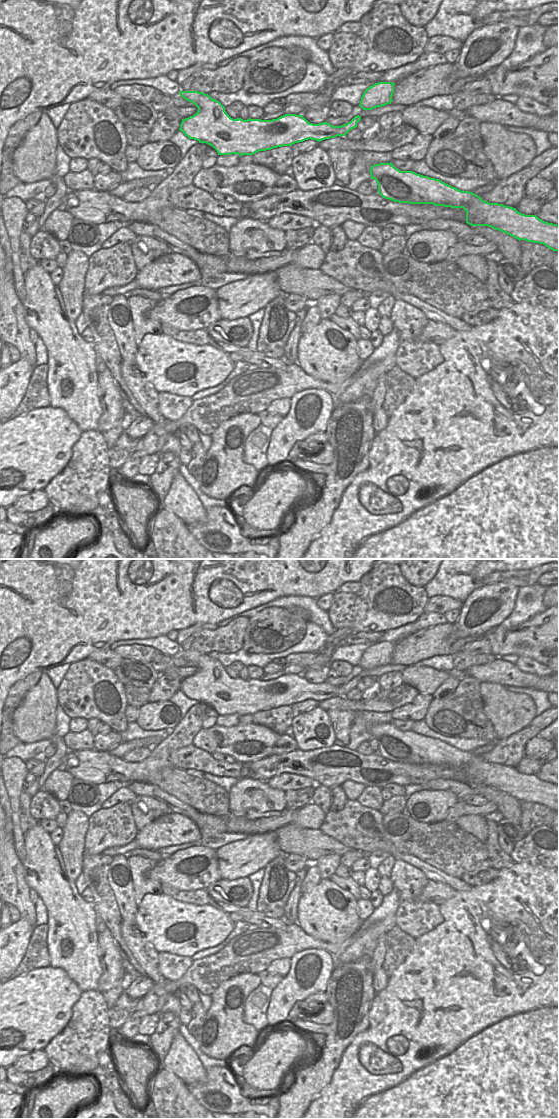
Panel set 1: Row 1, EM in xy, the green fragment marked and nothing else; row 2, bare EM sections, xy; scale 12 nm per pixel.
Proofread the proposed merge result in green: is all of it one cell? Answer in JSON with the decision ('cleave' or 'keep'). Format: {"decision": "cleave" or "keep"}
{"decision": "keep"}

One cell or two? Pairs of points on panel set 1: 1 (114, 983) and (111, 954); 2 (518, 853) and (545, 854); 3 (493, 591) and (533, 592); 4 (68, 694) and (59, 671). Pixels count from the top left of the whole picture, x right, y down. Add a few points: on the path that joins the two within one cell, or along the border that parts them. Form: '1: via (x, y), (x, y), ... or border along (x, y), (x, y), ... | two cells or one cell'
1: via (112, 976), (111, 961) | one cell
2: via (525, 853), (538, 853) | one cell
3: border along (518, 587), (514, 608), (509, 614) | two cells
4: border along (70, 665), (57, 688) | two cells

